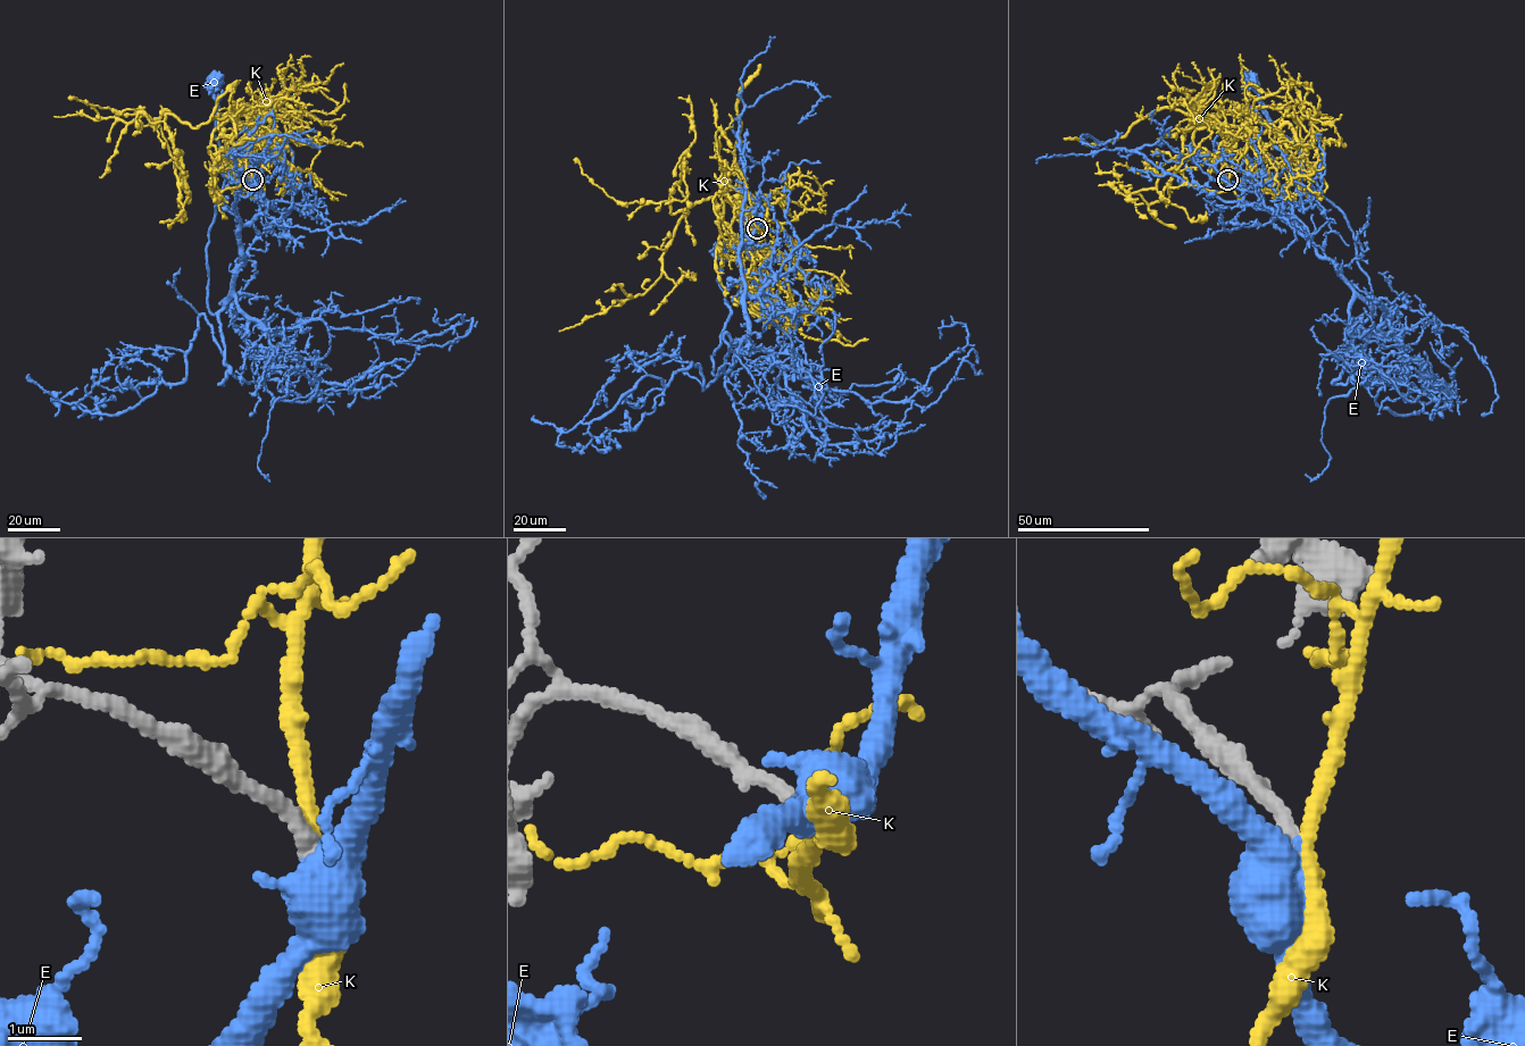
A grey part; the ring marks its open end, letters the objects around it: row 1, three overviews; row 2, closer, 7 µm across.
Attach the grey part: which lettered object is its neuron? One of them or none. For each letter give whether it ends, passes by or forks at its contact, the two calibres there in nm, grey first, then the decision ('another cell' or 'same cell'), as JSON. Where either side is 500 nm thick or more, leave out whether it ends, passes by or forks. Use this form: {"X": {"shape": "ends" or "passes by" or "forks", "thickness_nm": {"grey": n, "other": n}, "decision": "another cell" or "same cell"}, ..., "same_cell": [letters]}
{"E": {"shape": "forks", "thickness_nm": {"grey": 200, "other": 300}, "decision": "same cell"}, "K": {"shape": "passes by", "thickness_nm": {"grey": 200, "other": 190}, "decision": "another cell"}, "same_cell": ["E"]}

